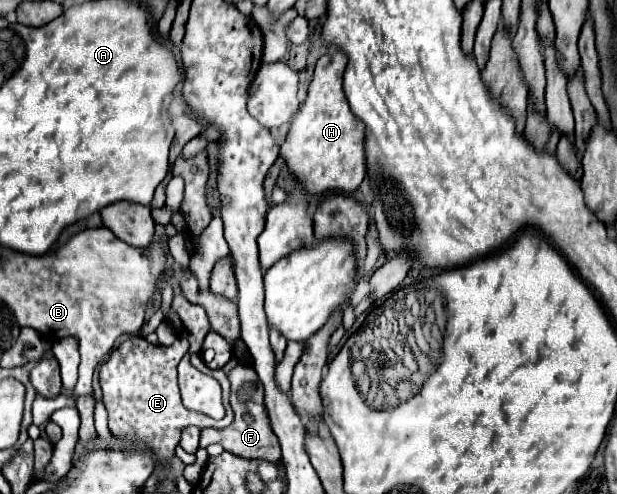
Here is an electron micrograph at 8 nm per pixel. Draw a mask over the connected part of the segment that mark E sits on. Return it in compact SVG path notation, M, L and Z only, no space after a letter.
M129 336L121 342L99 368L99 382L103 388L103 404L109 412L111 432L131 444L143 442L155 456L155 460L167 468L171 464L175 446L179 444L181 430L185 426L213 426L225 428L233 422L233 410L229 403L230 382L223 370L211 370L199 356L193 356L193 364L219 380L222 388L222 401L227 414L223 420L213 420L205 414L191 412L181 404L181 394L177 386L177 344L173 346L153 346L143 336Z

